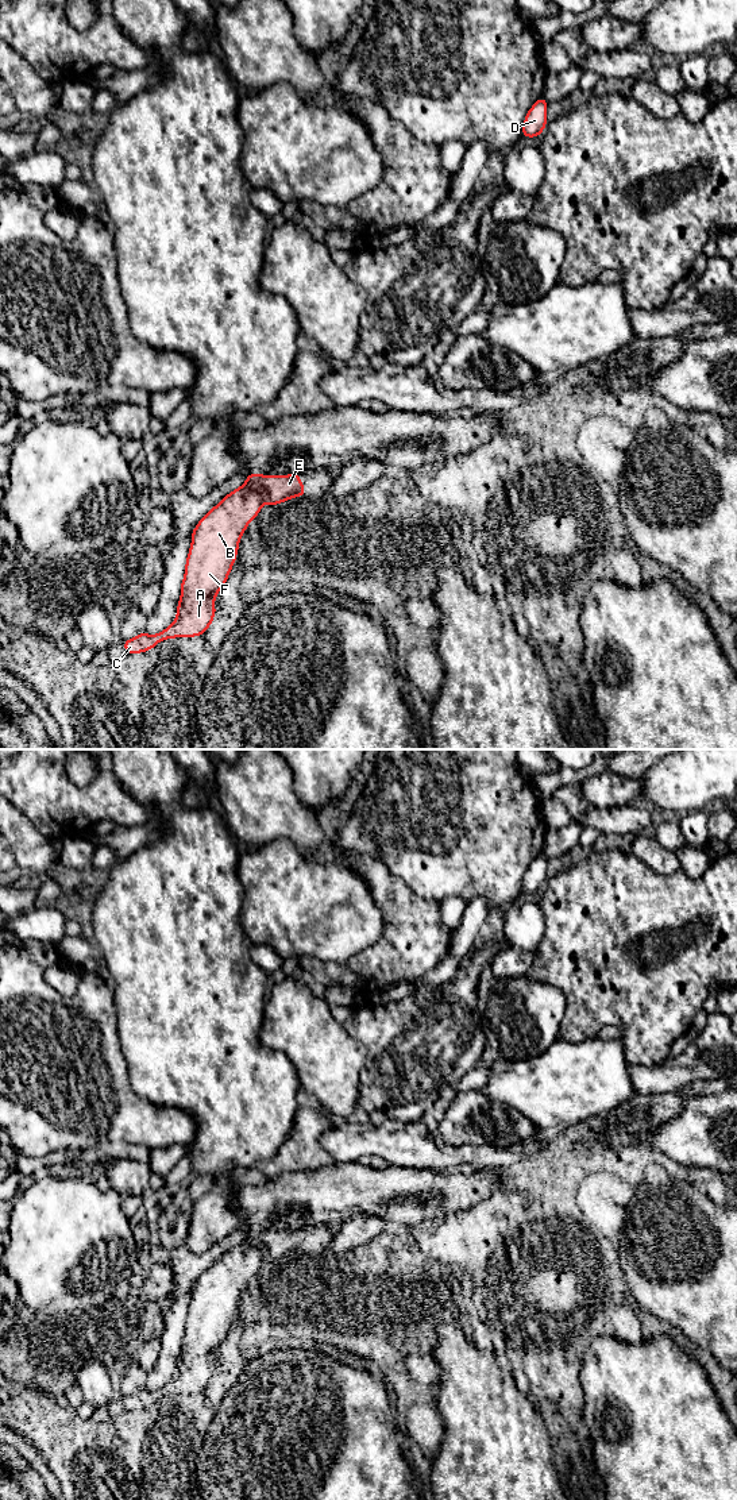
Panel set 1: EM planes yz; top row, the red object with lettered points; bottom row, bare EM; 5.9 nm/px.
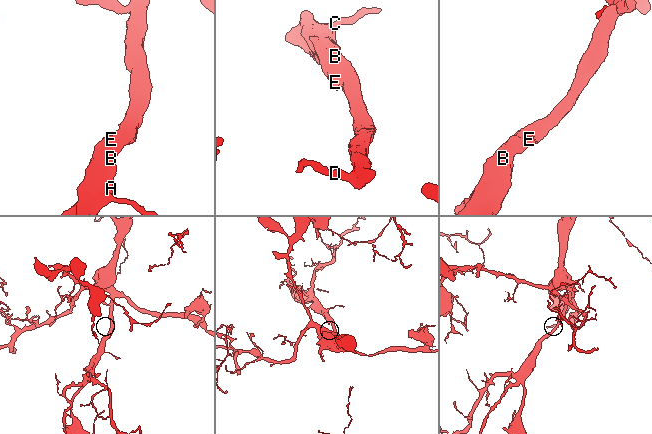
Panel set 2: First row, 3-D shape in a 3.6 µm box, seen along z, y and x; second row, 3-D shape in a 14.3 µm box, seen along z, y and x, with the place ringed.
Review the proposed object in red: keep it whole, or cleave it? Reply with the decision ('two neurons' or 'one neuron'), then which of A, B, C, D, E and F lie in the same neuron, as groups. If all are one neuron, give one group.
two neurons | A B C D F / E

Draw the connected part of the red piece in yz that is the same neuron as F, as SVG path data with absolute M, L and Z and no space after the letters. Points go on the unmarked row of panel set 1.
M239 1242L213 1262L194 1283L192 1299L185 1319L185 1331L181 1338L181 1353L175 1376L162 1388L138 1392L123 1399L126 1410L142 1410L154 1404L166 1395L202 1392L216 1370L215 1354L225 1342L228 1331L236 1318L240 1293L248 1280L259 1270L266 1258L265 1250L246 1242Z

